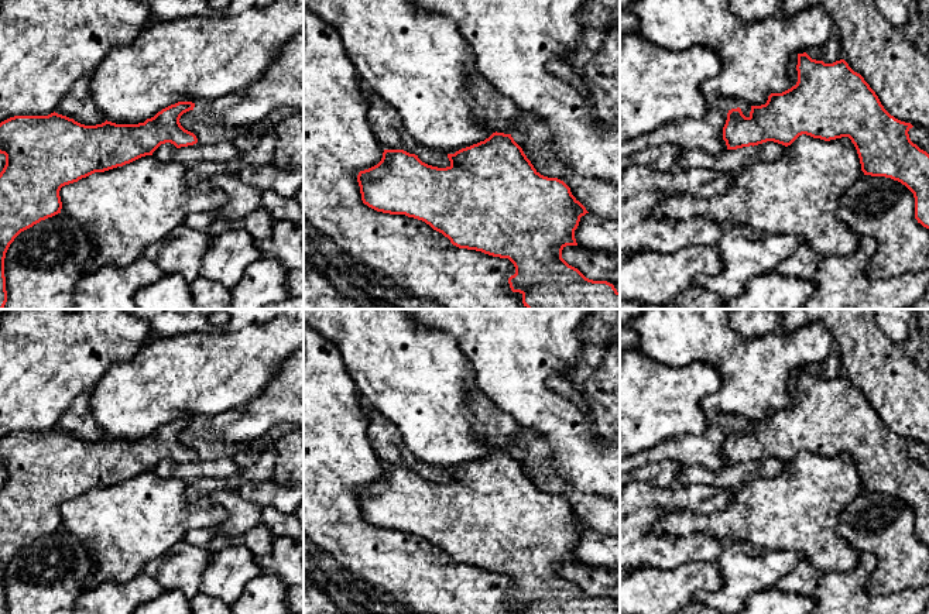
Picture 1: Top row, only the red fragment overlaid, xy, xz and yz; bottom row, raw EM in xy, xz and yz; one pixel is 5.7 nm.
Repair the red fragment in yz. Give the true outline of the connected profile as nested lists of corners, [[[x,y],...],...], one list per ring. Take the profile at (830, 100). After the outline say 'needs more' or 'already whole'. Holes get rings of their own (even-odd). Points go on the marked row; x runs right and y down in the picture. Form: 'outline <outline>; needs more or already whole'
outline [[[798,54],[798,82],[782,93],[771,93],[765,104],[751,106],[745,117],[740,107],[727,113],[723,140],[727,150],[774,141],[785,147],[806,134],[825,141],[849,137],[854,144],[864,175],[885,176],[905,185],[915,198],[915,219],[929,229],[929,154],[909,138],[911,123],[891,116],[875,92],[844,59],[833,64]]]; already whole

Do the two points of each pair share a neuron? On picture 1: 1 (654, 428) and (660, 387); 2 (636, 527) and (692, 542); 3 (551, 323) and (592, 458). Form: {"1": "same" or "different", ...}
{"1": "same", "2": "same", "3": "same"}

